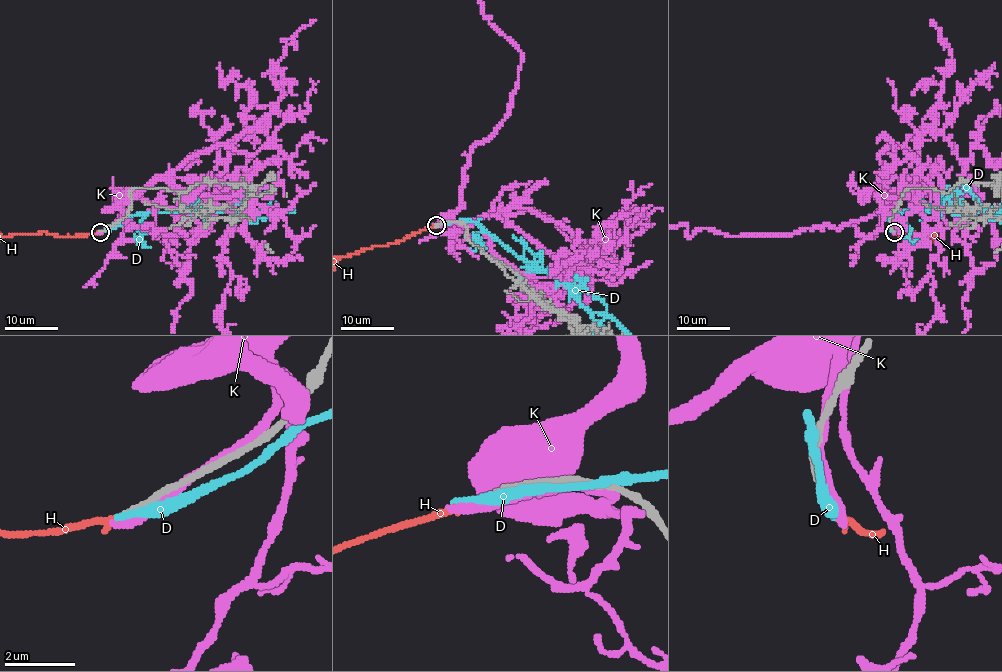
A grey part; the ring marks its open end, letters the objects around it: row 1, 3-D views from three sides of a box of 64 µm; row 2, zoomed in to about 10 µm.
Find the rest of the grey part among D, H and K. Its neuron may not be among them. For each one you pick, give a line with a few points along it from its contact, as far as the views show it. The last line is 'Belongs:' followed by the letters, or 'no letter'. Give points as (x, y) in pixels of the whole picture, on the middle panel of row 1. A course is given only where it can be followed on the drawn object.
H: Its course: (436, 225), (411, 233), (400, 241), (371, 246), (336, 258)
Belongs: H

